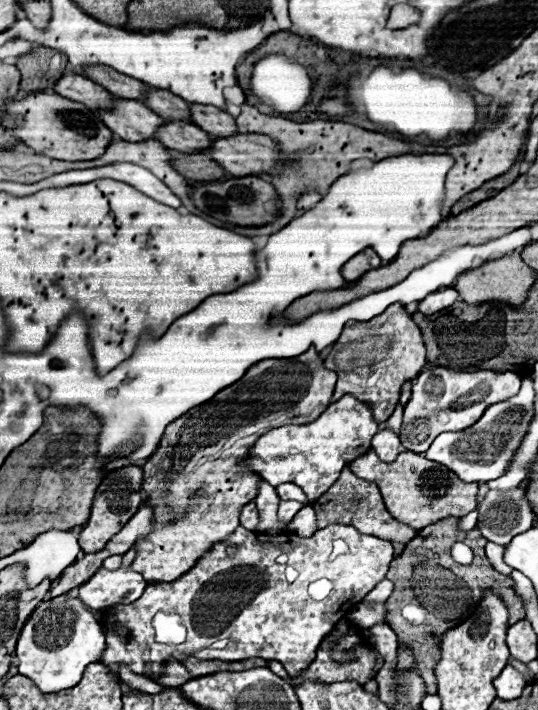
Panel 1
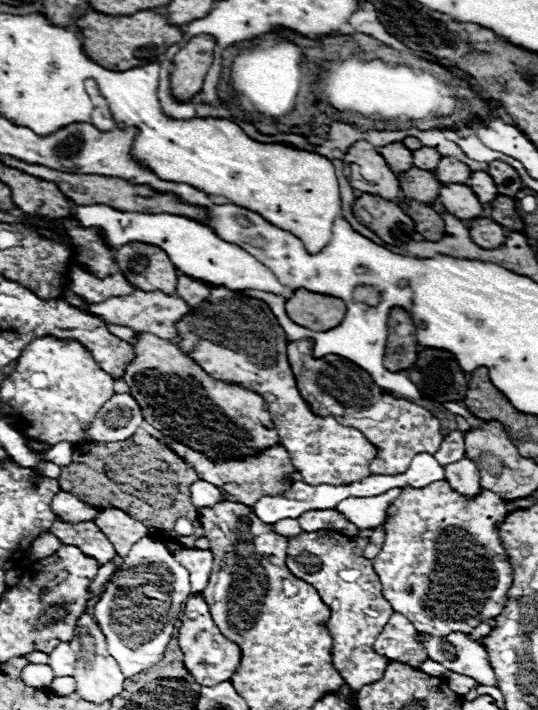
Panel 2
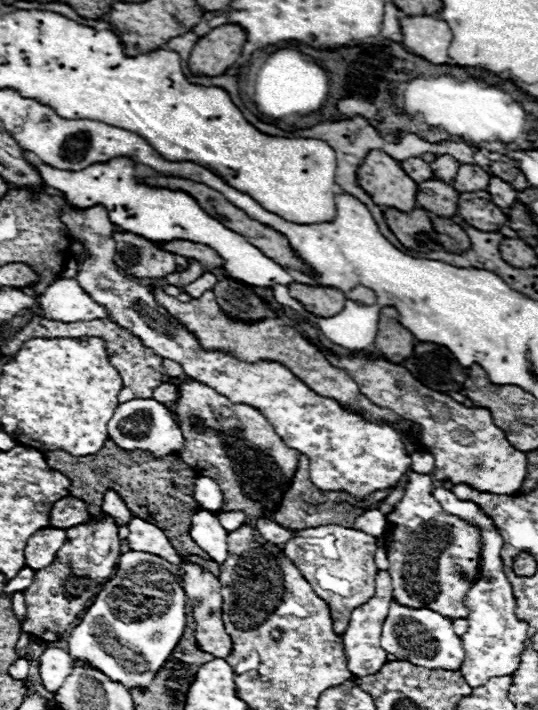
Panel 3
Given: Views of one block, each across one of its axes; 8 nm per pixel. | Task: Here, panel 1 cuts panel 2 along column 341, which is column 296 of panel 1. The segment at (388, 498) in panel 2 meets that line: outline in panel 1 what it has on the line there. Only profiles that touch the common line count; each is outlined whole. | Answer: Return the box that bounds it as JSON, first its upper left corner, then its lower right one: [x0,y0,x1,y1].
[278,500,304,524]

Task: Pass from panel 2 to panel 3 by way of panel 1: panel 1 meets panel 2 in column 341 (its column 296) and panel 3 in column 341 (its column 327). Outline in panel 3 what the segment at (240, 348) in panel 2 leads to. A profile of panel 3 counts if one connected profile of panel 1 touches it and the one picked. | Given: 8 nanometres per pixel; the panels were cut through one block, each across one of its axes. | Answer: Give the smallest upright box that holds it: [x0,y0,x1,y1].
[60,206,412,500]

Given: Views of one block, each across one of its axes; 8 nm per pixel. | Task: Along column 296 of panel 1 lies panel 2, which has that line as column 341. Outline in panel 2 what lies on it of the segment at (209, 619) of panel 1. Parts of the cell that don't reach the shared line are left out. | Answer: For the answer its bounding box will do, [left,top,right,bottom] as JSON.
[286,530,394,690]

